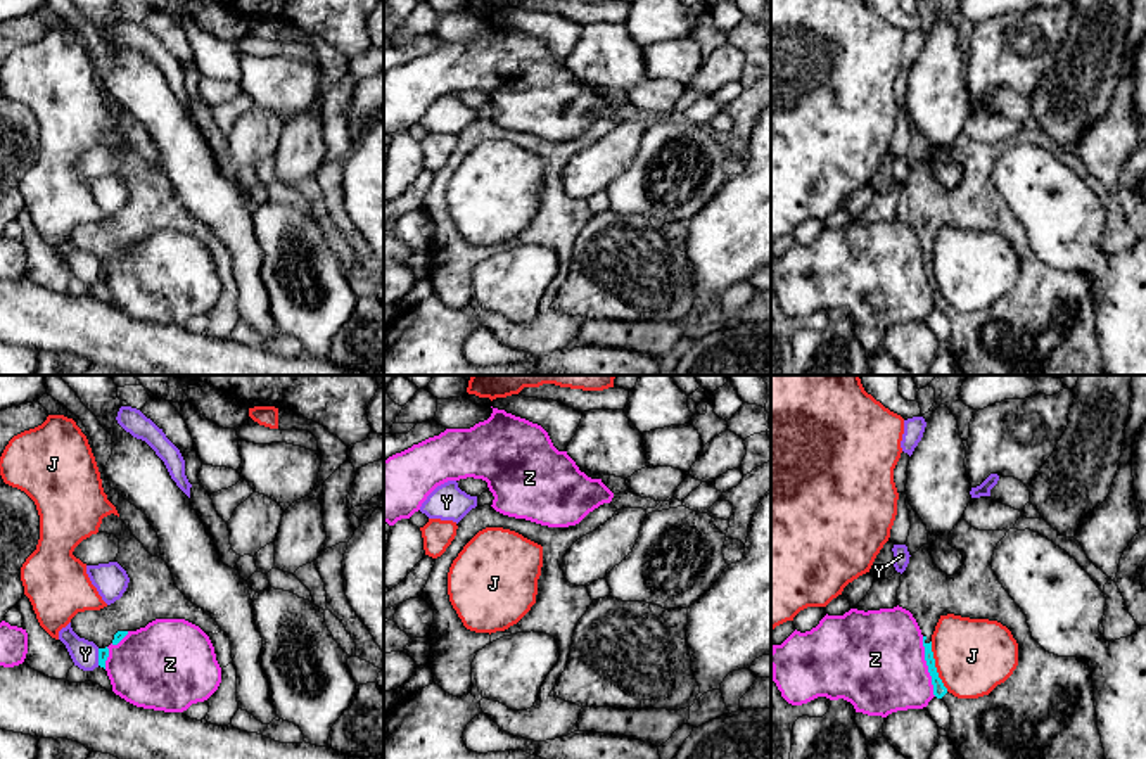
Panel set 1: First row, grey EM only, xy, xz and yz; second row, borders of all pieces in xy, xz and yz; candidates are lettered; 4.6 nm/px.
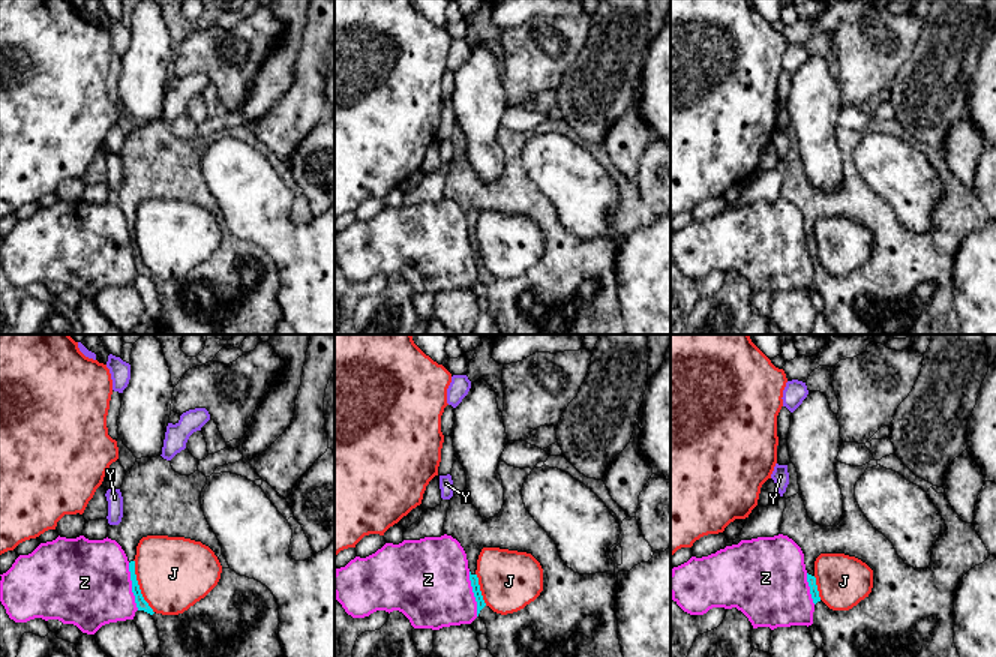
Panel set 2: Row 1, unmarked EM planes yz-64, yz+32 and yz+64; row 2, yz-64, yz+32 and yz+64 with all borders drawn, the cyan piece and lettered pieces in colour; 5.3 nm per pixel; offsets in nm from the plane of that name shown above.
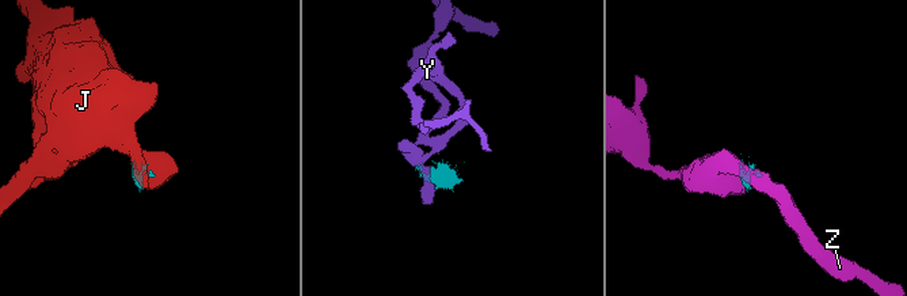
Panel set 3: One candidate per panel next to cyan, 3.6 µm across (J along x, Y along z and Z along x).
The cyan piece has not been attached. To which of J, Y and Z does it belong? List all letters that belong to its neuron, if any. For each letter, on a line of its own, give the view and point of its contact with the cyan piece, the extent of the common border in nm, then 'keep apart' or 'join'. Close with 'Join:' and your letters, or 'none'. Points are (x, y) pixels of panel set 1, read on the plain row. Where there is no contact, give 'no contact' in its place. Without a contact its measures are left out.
J: contact yz (934, 279); length 240 nm; keep apart
Y: contact xy (99, 270); length 80 nm; keep apart
Z: contact yz (927, 277); length 280 nm; keep apart
Join: none

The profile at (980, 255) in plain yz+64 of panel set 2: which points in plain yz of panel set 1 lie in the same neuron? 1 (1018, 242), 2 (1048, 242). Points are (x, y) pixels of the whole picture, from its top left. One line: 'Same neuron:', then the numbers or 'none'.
Same neuron: 2

